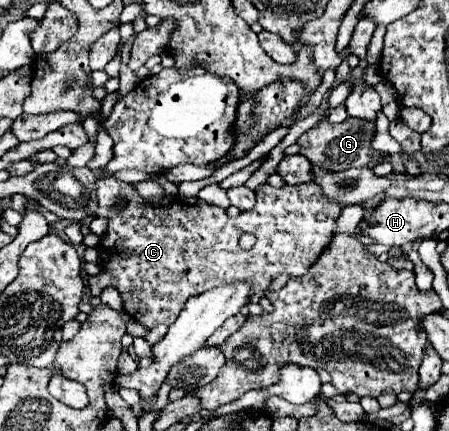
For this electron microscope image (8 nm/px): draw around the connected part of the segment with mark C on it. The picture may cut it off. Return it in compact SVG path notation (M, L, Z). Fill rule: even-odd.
M115 176L97 178L97 216L107 216L111 218L111 222L101 242L103 272L89 278L91 294L99 296L105 286L115 286L121 292L125 312L143 326L155 328L157 324L173 324L173 320L177 320L181 308L191 296L203 294L215 286L245 280L251 292L257 294L265 292L271 286L273 278L277 278L279 274L303 276L309 270L309 266L315 264L321 250L331 242L335 234L335 218L341 212L339 204L329 202L315 182L283 188L263 184L255 190L255 194L257 204L253 210L241 212L237 218L229 218L223 208L207 204L199 198L161 196L153 200L143 200L131 184L119 182ZM119 194L129 198L123 208L117 208ZM243 232L251 232L257 238L251 250L239 248L239 236Z

